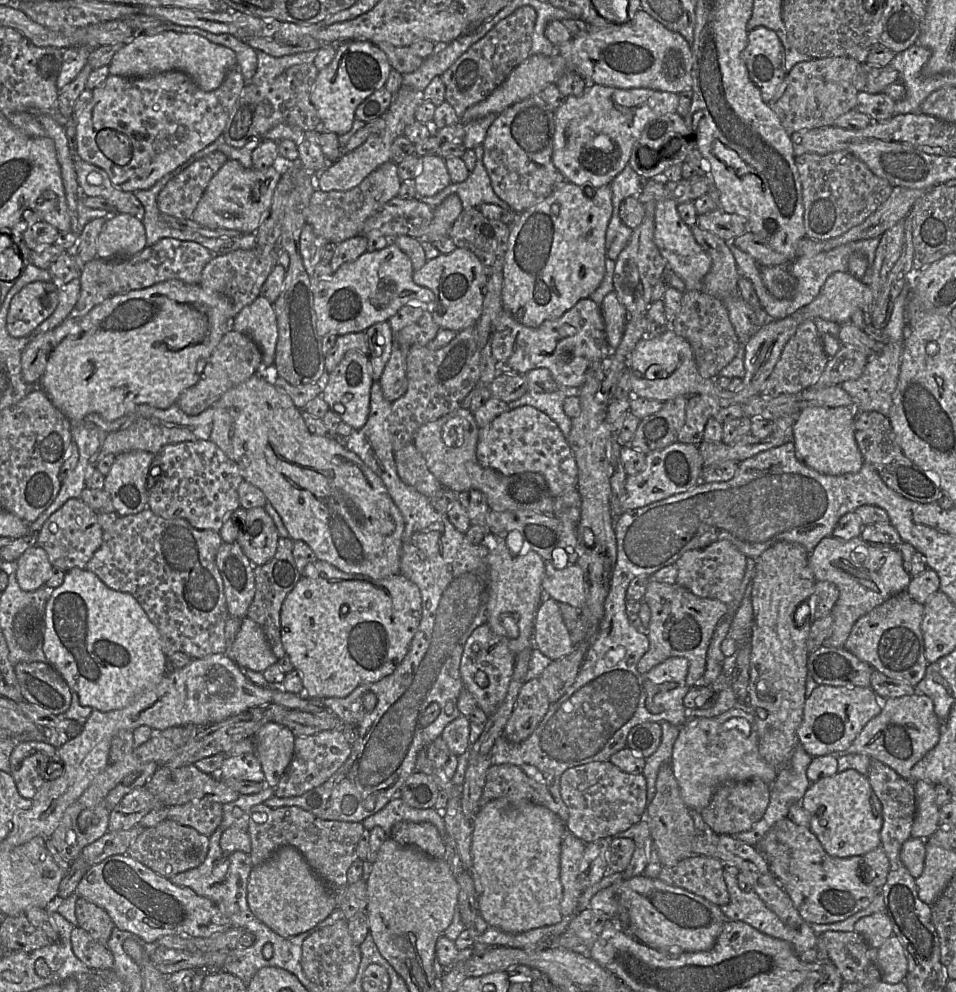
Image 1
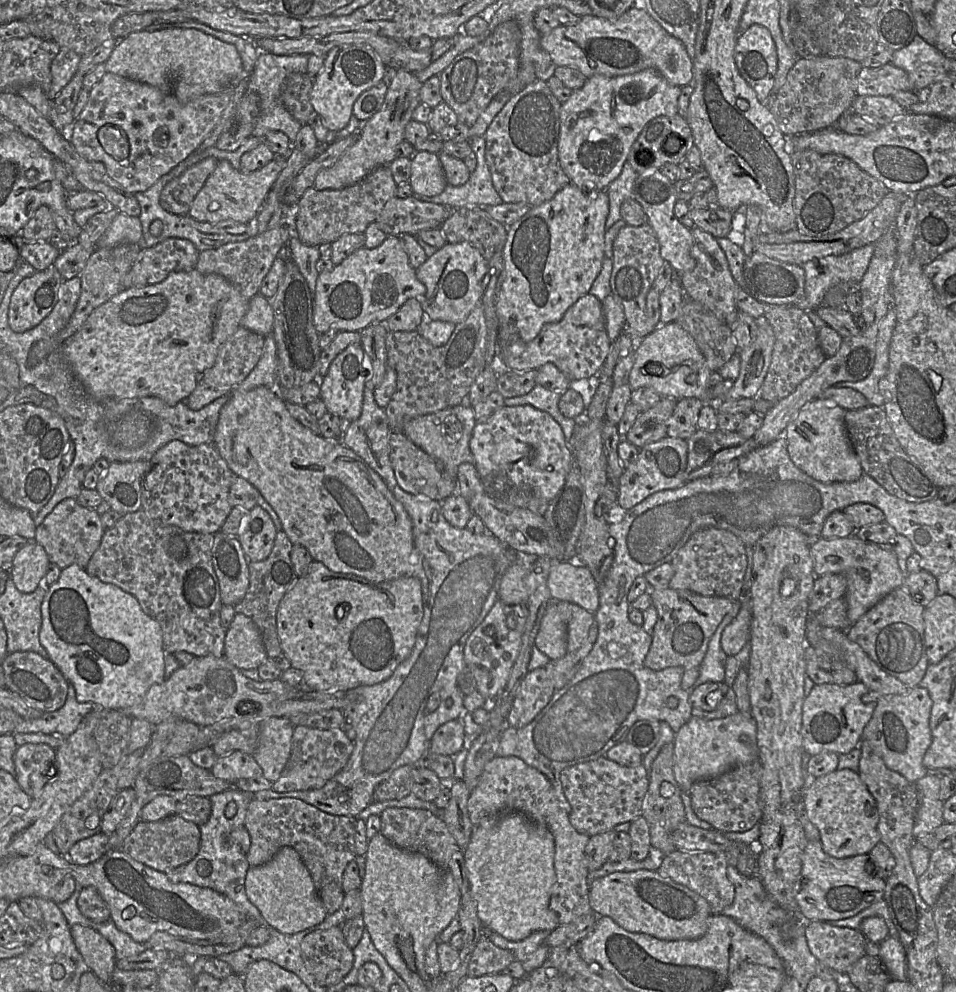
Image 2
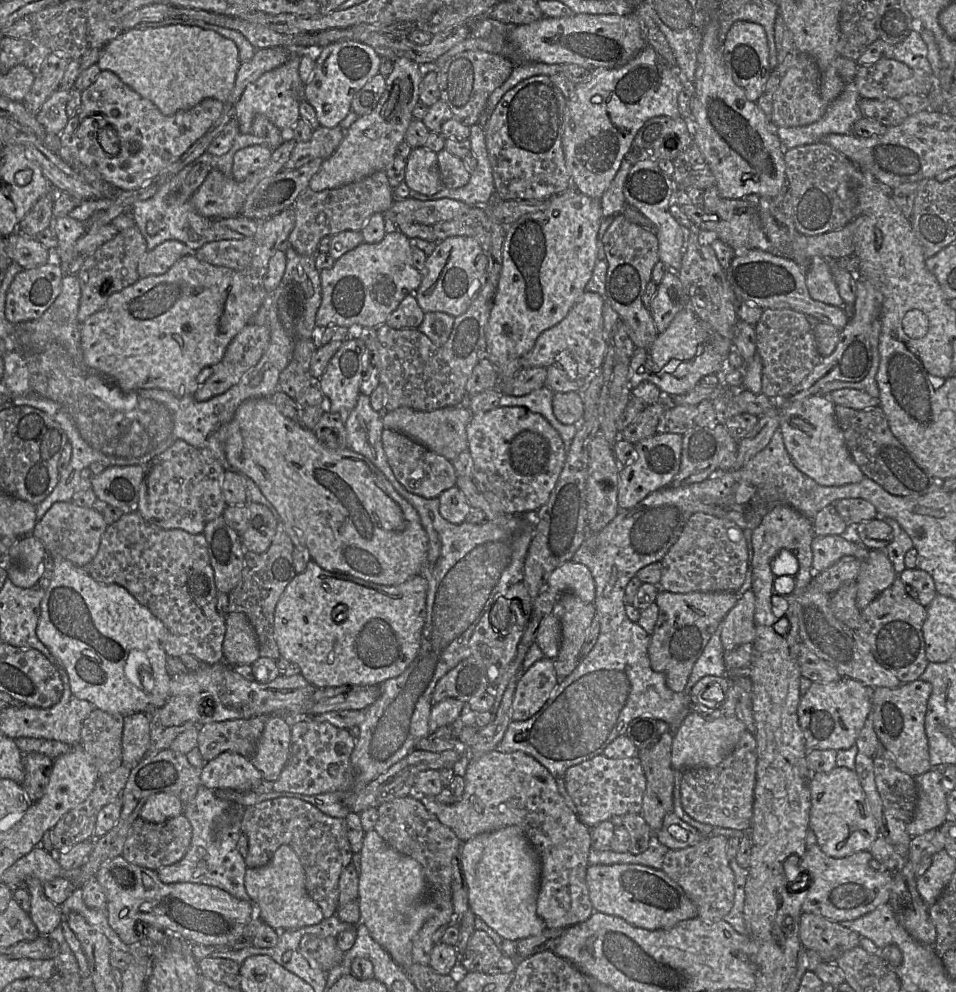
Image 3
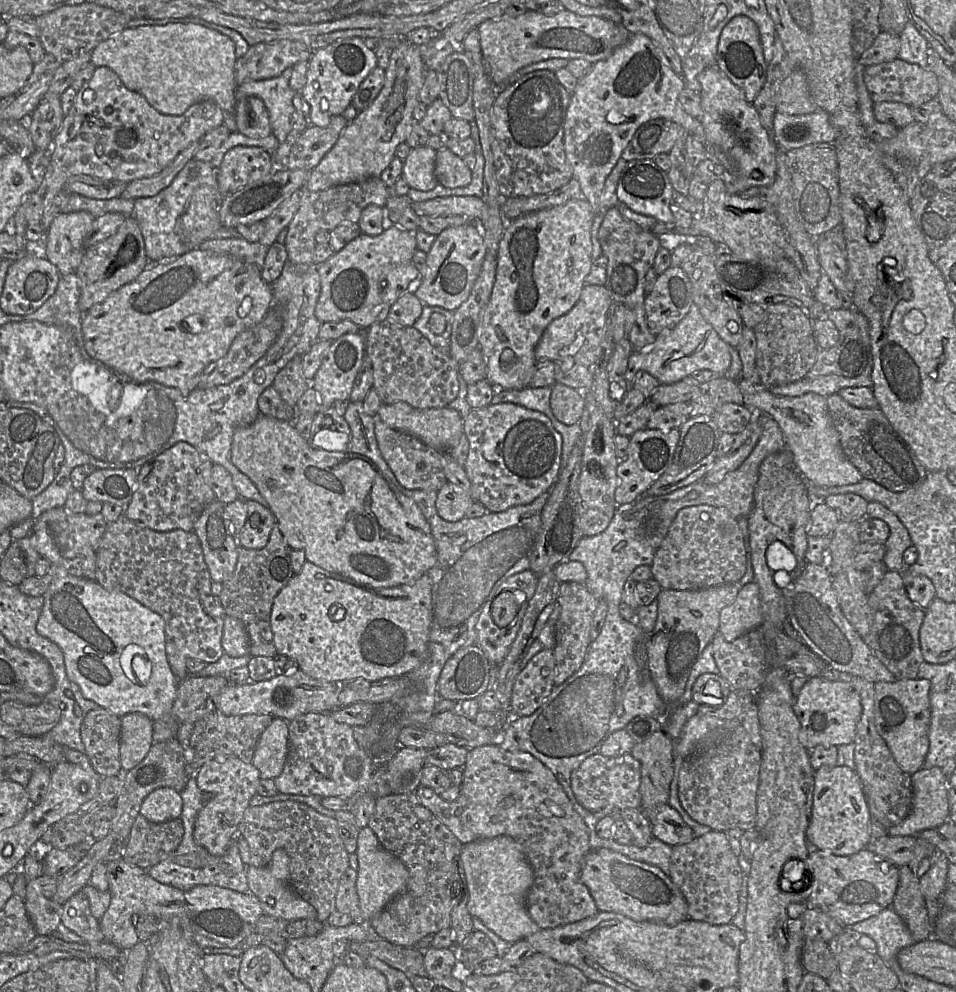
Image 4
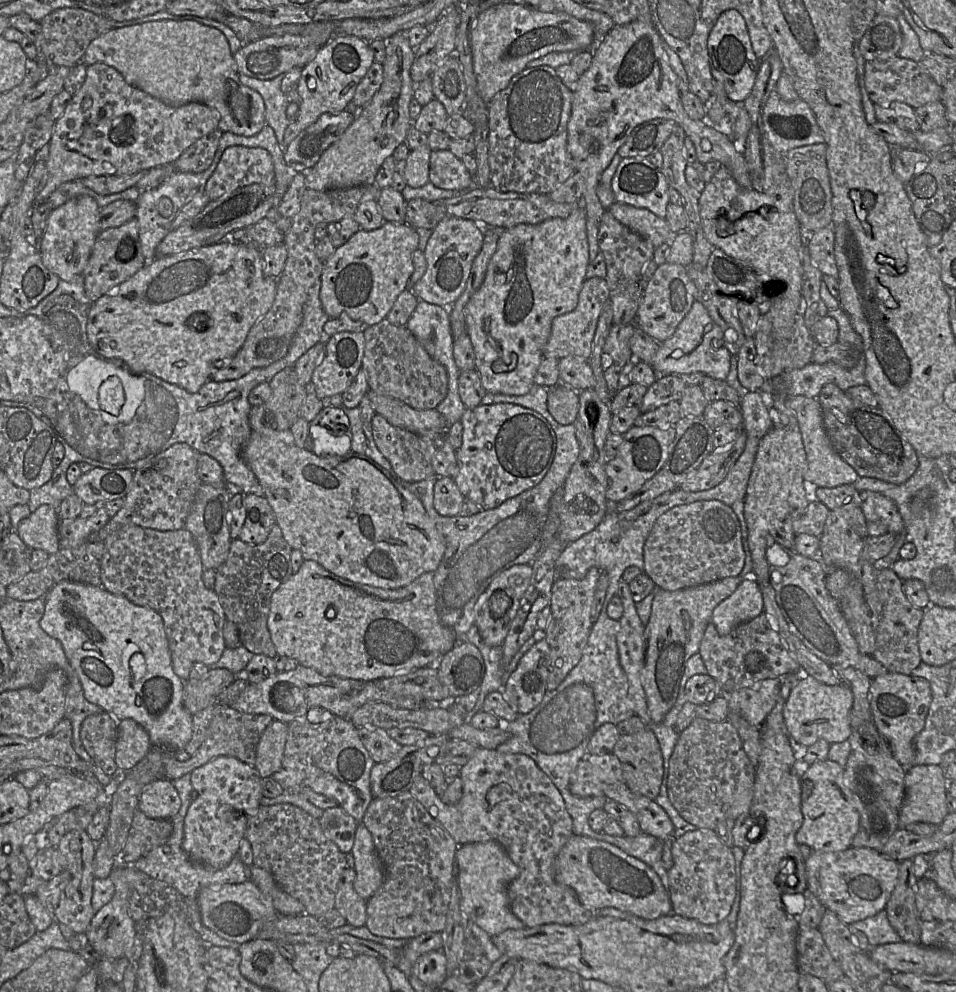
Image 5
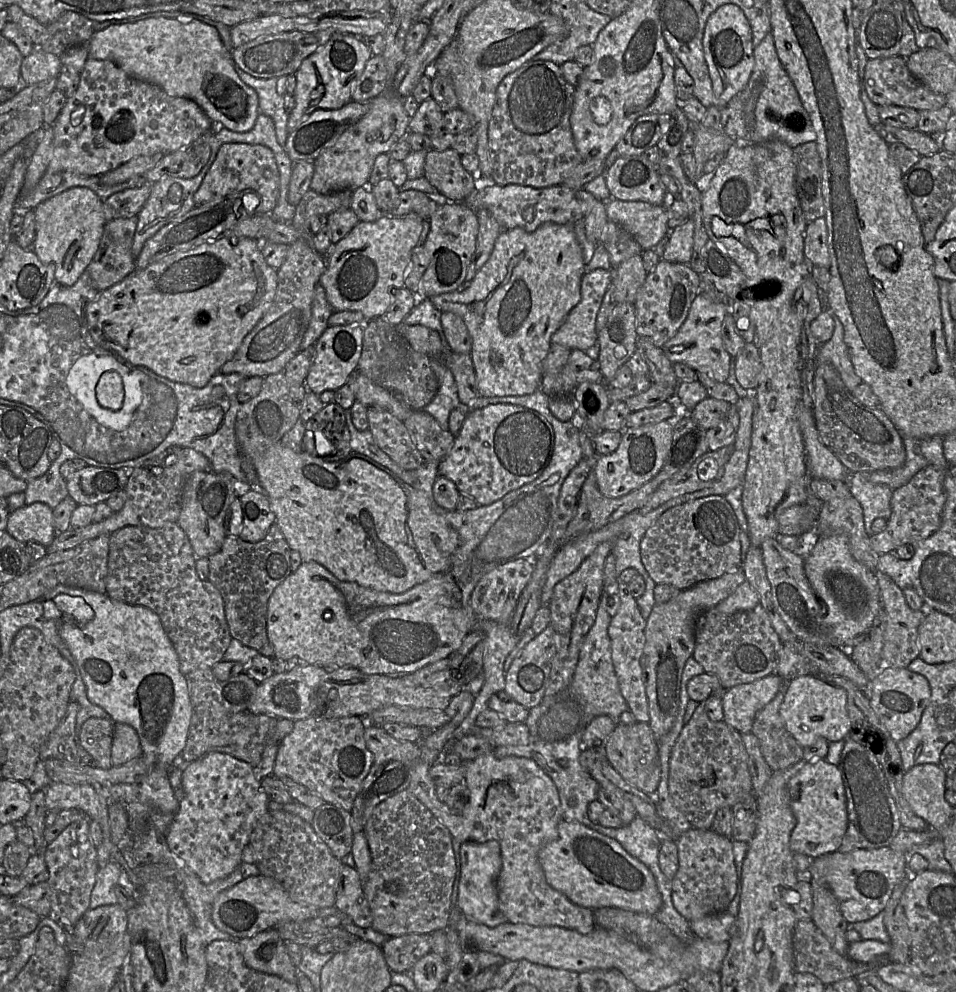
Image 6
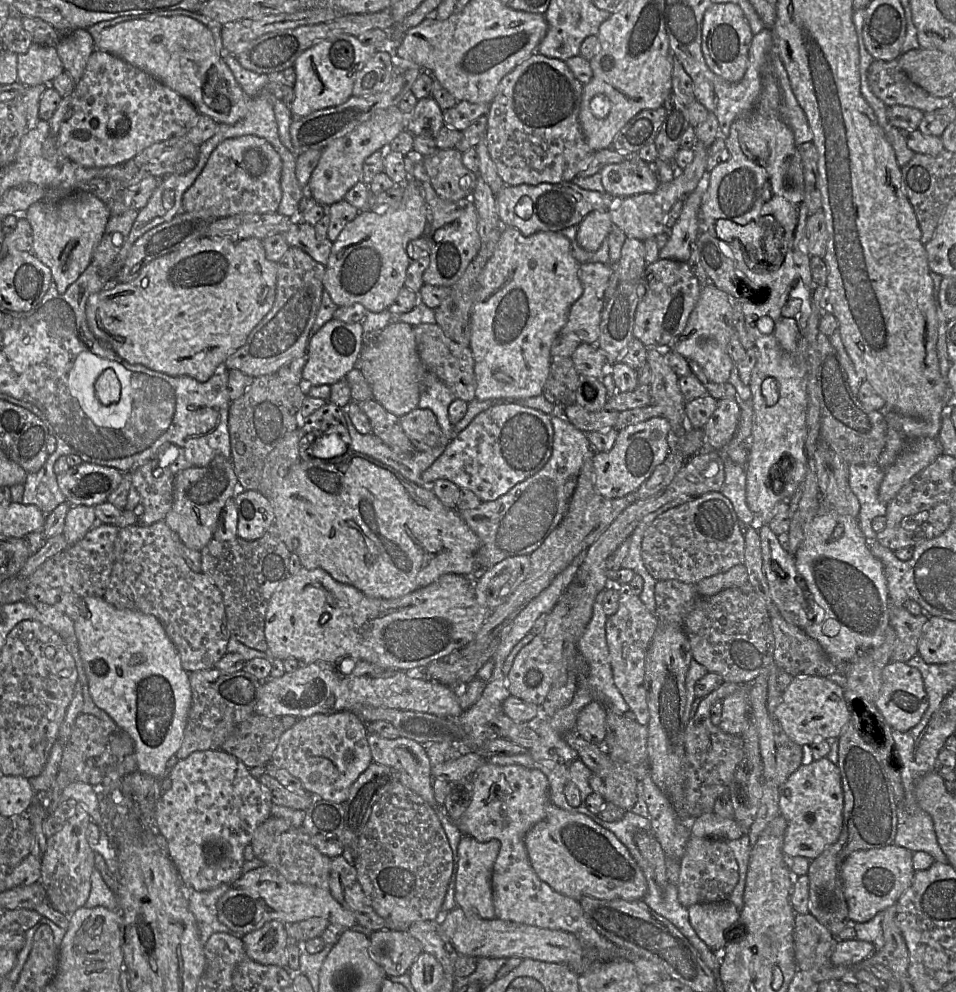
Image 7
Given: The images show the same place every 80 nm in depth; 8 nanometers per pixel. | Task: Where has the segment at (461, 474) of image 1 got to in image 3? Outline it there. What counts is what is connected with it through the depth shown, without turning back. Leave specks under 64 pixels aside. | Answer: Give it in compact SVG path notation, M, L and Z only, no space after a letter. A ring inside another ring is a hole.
M460 405L433 411L416 411L409 407L399 407L392 411L382 412L382 420L384 428L403 433L452 462L460 453L468 449L466 428L472 415L470 409Z

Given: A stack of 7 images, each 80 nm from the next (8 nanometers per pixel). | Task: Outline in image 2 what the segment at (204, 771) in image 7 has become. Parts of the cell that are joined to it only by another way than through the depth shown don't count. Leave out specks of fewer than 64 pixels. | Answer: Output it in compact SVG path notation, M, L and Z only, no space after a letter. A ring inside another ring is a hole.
M234 751L217 758L210 770L218 779L234 784L239 779L257 778L263 775L253 755Z

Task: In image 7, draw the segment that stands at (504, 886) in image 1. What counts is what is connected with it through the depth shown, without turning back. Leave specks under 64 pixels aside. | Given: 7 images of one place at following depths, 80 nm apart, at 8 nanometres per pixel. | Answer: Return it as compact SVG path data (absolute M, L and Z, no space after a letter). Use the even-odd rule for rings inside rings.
M463 835L458 846L458 872L455 883L455 901L463 912L473 918L492 920L496 918L492 899L492 872L500 851L500 842L478 842Z

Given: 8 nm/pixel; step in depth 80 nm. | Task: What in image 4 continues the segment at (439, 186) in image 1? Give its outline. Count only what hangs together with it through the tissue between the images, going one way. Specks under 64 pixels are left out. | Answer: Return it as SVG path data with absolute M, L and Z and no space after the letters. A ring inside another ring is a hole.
M426 145L411 148L402 171L402 177L410 188L430 191L438 185L435 175L436 153L436 150Z

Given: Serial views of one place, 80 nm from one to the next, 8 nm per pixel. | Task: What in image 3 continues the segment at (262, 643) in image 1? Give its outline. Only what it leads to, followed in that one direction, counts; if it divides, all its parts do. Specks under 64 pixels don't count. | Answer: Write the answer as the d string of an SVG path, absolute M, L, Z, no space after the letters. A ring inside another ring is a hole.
M232 612L225 617L224 660L230 666L252 665L259 657L257 634L247 616Z

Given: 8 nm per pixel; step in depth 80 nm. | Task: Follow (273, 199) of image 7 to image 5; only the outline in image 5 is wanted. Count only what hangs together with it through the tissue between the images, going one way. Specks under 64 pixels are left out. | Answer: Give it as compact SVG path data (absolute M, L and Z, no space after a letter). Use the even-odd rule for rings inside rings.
M227 147L204 190L210 200L251 184L275 185L274 163L264 148Z

